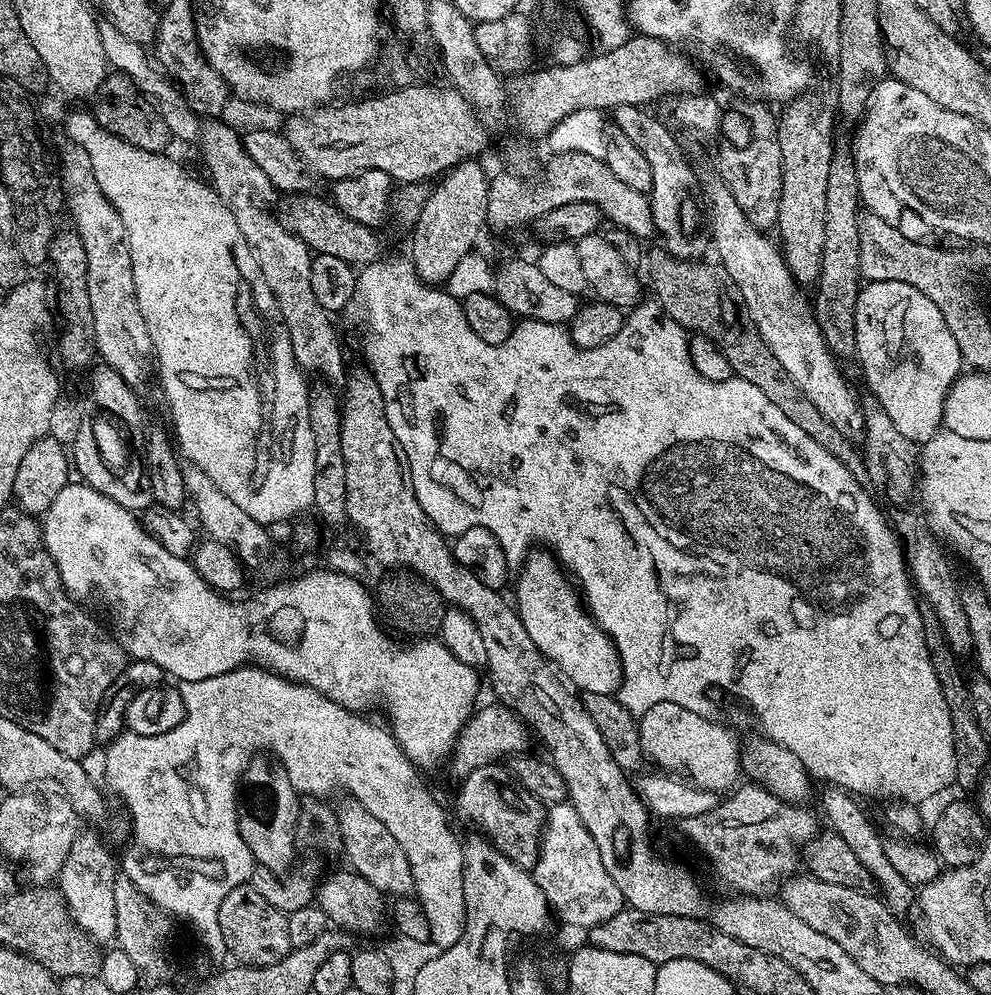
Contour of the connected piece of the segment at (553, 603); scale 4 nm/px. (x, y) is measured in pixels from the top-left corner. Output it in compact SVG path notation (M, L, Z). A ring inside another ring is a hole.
M532 550L524 557L518 572L514 607L534 646L581 693L613 695L620 687L620 655L608 634L592 619L577 585L559 559L551 551Z

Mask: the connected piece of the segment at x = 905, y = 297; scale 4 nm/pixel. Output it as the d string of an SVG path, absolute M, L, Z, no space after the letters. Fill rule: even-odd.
M874 280L861 287L854 310L854 326L856 327L855 359L860 360L864 378L876 395L875 403L890 416L899 432L906 438L917 442L929 440L941 427L943 404L952 384L962 372L958 342L954 342L954 334L950 334L950 326L946 326L942 310L938 310L938 306L934 306L934 302L930 302L930 298L922 294L922 290L906 286L906 282Z

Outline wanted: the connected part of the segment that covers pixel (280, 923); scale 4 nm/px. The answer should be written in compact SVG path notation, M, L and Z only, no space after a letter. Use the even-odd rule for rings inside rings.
M251 883L240 884L226 898L222 898L222 906L218 910L218 926L222 926L222 938L226 942L228 952L236 955L241 965L254 968L269 968L271 964L276 964L282 958L286 958L293 947L290 942L290 935L287 929L288 917L283 912L279 912L258 890L254 890Z

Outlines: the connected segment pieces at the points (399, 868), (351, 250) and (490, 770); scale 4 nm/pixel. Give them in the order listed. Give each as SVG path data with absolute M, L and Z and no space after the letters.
M355 802L339 805L336 817L342 829L343 855L348 856L351 871L360 875L376 887L385 897L399 898L407 896L415 889L414 874L410 862L406 858L406 850L398 846L398 838L386 830L374 814L370 814L362 805Z
M312 192L290 194L278 204L280 220L292 233L302 238L313 253L333 255L334 258L341 258L353 266L377 263L383 257L380 234L375 229L346 218L329 199L313 194Z
M499 763L476 768L459 781L456 812L468 824L477 824L479 831L500 851L521 868L531 869L540 850L544 830L545 805L521 789Z

